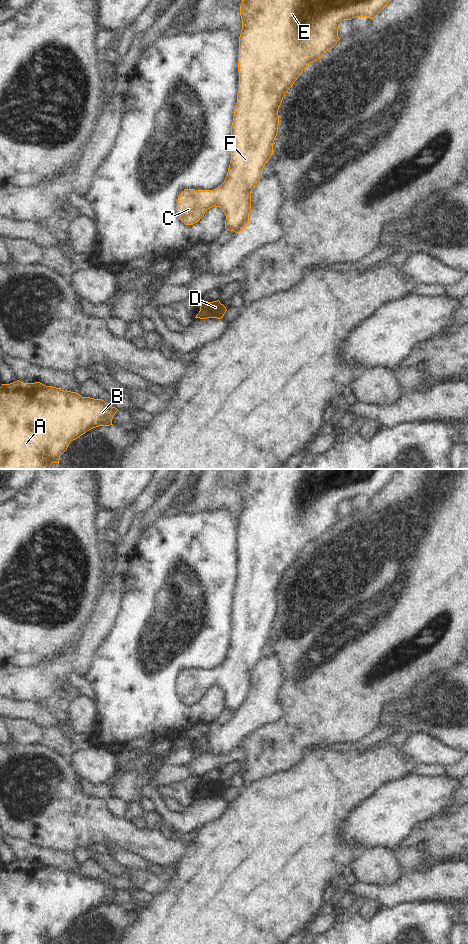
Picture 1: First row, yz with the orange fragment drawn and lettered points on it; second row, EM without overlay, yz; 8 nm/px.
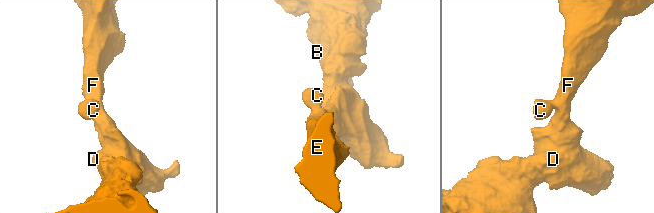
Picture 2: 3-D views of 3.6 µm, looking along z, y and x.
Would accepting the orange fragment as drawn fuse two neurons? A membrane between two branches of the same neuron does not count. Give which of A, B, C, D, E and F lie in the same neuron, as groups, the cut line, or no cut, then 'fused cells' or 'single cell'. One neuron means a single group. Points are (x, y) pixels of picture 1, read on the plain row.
A B C D E F; no cut; single cell

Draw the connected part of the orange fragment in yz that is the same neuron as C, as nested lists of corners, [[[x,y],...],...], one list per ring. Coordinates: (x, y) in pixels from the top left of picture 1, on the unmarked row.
[[[244,469],[242,483],[240,485],[240,496],[242,499],[242,510],[239,517],[239,571],[237,573],[237,583],[234,589],[233,602],[231,606],[231,641],[224,662],[214,670],[194,670],[185,669],[178,676],[177,693],[180,700],[185,705],[193,705],[197,703],[205,694],[205,692],[216,686],[223,690],[226,696],[225,709],[234,711],[236,714],[242,712],[249,703],[249,694],[251,692],[251,672],[262,657],[262,650],[273,634],[273,623],[278,613],[279,595],[278,590],[282,583],[283,577],[287,571],[293,566],[303,550],[312,542],[322,538],[323,535],[330,531],[340,520],[338,516],[339,505],[344,500],[352,498],[367,497],[374,499],[390,482],[397,469]]]

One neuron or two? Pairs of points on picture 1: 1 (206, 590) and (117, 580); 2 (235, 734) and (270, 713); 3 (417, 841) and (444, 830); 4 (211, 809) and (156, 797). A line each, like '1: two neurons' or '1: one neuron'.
1: two neurons
2: one neuron
3: one neuron
4: one neuron

